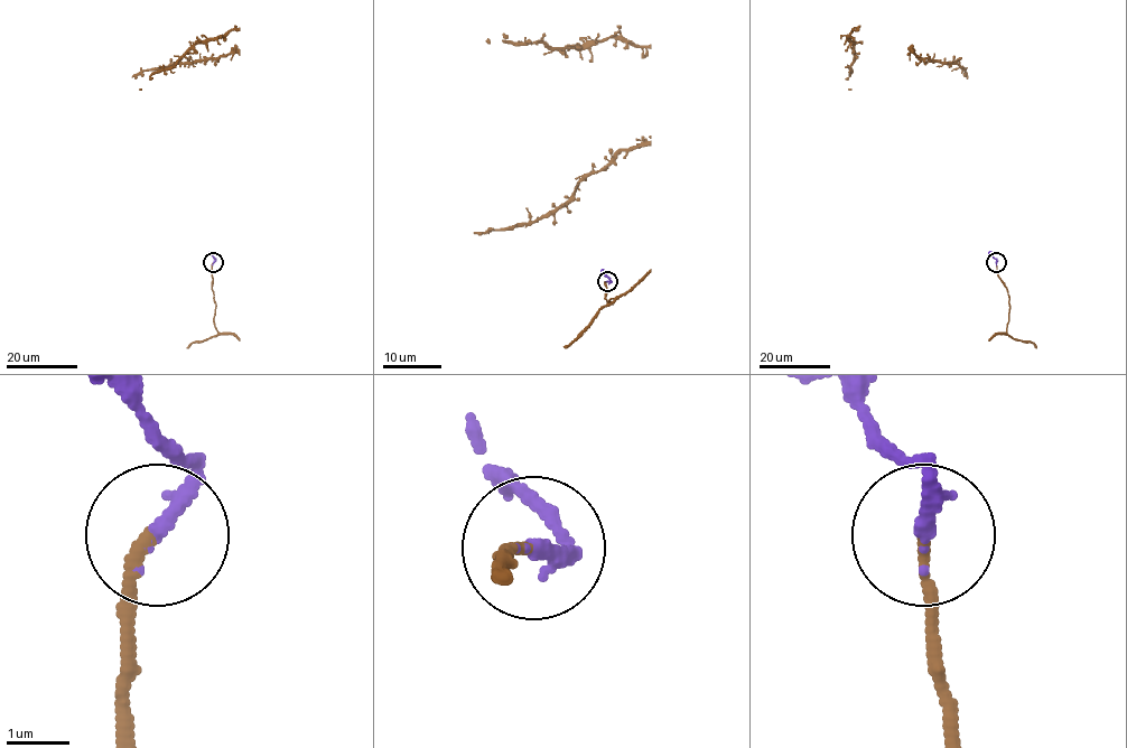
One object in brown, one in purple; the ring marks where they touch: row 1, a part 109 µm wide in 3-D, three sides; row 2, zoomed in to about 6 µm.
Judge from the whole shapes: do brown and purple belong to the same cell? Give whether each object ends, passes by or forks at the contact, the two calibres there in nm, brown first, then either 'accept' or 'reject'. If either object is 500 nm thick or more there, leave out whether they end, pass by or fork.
brown ends there; purple ends there; 170 nm thick on the brown side, 260 nm on the other; accept

